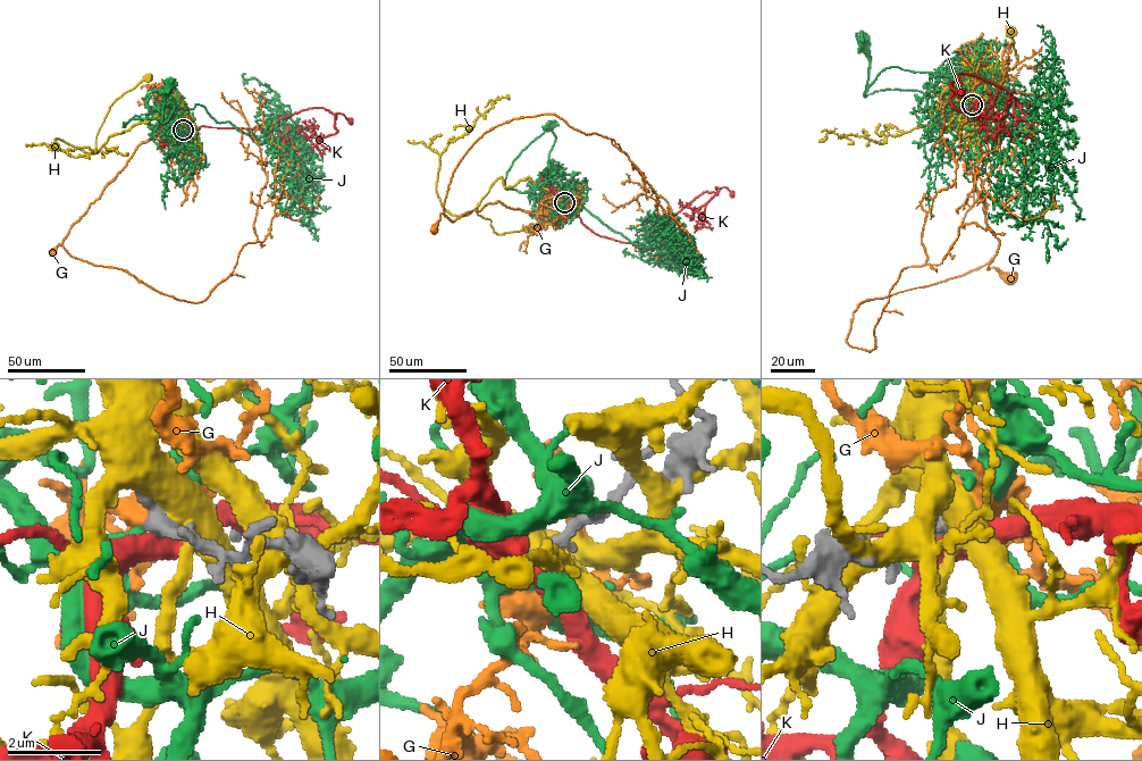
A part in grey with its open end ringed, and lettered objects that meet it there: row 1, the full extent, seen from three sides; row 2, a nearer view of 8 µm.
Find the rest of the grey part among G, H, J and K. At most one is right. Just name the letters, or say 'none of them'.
G

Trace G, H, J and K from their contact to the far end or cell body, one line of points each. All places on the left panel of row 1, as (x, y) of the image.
G: (184, 130), (175, 140), (141, 142), (52, 252)
H: (184, 130), (169, 113), (160, 113), (111, 134), (95, 151), (98, 131), (109, 107), (147, 77)
J: (184, 130), (154, 126), (137, 116), (123, 127), (131, 119), (159, 119), (164, 123), (164, 98), (170, 85)
K: (184, 130), (201, 126), (262, 128), (313, 108), (329, 110), (336, 116), (335, 119), (338, 113), (351, 120)

